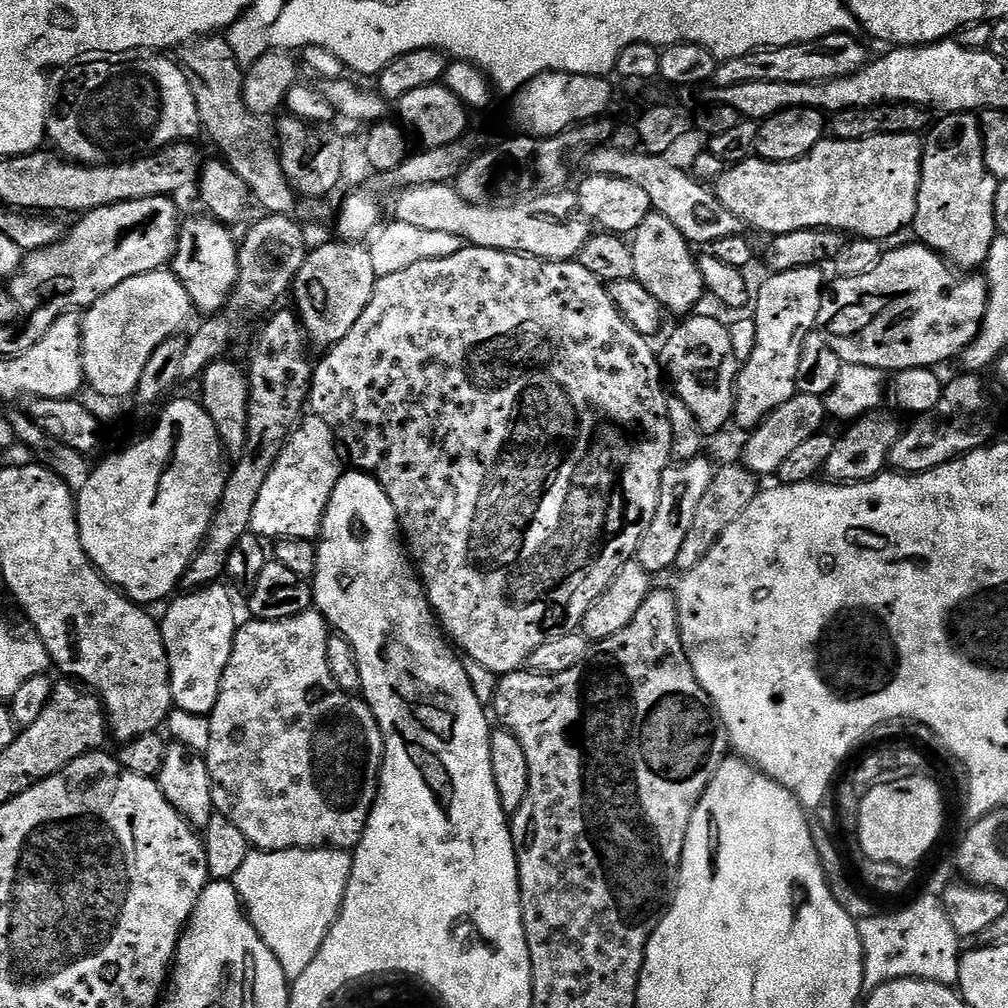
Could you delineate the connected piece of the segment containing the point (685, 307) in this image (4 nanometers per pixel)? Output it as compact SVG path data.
M655 210L649 212L642 222L642 226L636 228L630 243L634 254L634 279L642 286L646 286L646 290L650 290L650 294L654 294L654 298L658 298L661 305L667 306L669 309L672 307L676 312L684 312L680 314L688 314L695 309L692 307L700 299L705 299L706 289L702 282L702 270L697 253L692 253L693 245L684 237L682 230L678 230L678 226L674 226L674 222L670 222L670 218L666 218L661 212Z

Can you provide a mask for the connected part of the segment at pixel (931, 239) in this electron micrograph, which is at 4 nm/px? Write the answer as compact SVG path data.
M971 112L944 114L939 118L941 120L937 122L936 129L934 129L934 124L934 127L927 133L926 139L924 140L922 178L920 179L920 185L918 186L918 206L916 207L916 216L912 219L912 228L914 229L914 233L916 232L915 239L919 241L919 243L925 244L925 246L931 248L933 252L937 252L939 256L943 256L944 259L948 261L949 265L955 266L960 270L980 270L987 265L988 255L992 249L992 244L998 235L998 229L995 222L995 196L998 180L997 177L989 172L986 162L984 161L984 134L981 121Z

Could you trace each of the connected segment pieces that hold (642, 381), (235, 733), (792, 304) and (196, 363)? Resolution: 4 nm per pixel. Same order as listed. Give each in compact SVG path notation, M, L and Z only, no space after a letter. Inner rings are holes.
M462 246L458 254L450 254L450 258L434 258L426 262L417 262L415 266L406 266L406 270L398 270L398 274L386 274L377 279L374 286L374 294L362 310L362 318L354 322L350 334L342 338L334 347L327 349L319 361L315 361L312 369L312 383L310 385L310 408L317 416L321 416L330 426L330 430L336 436L339 447L352 459L351 467L369 476L380 483L382 490L390 498L390 502L396 511L396 517L400 519L400 531L406 541L406 547L411 555L412 563L416 571L424 581L424 591L428 593L428 601L432 604L432 610L436 613L445 633L450 637L451 643L464 656L474 658L474 662L482 662L486 670L503 674L505 672L519 672L527 665L530 654L555 636L561 636L567 632L575 632L580 623L586 618L586 610L602 598L606 586L614 582L618 570L626 566L628 560L636 555L638 542L642 542L642 534L654 522L654 514L658 510L660 501L660 483L662 474L668 469L672 456L672 431L670 430L670 418L668 417L668 396L664 392L664 384L660 381L662 376L662 364L658 359L658 352L651 348L649 337L642 335L614 306L610 298L605 281L598 279L586 266L582 266L576 260L543 260L537 256L527 256L521 252L507 252L506 250L494 250L493 248L473 248Z
M309 610L302 614L294 614L294 618L278 618L277 620L253 620L249 619L248 624L241 623L236 629L236 637L234 638L234 646L230 650L230 662L226 662L226 670L222 674L222 686L218 694L218 702L214 706L214 710L208 716L210 722L210 746L206 753L208 769L210 770L210 782L212 783L212 793L214 794L214 806L219 815L230 818L230 822L234 822L234 826L238 826L238 830L242 830L242 834L246 834L249 845L253 849L262 852L277 852L278 850L290 850L291 848L343 848L345 850L355 849L360 843L362 834L366 830L366 822L368 815L372 813L372 803L376 800L376 792L380 789L380 767L384 764L384 739L380 733L378 722L374 718L371 708L359 695L344 692L340 688L338 682L334 682L334 674L330 674L330 662L326 658L326 646L328 645L328 637L330 635L330 625L324 619L319 610Z
M819 267L795 268L769 275L768 281L760 288L760 293L755 293L754 308L756 304L756 341L754 342L754 354L743 361L740 374L736 377L736 411L734 424L745 430L751 430L761 424L770 413L778 410L790 398L797 396L796 379L798 378L798 362L802 359L802 346L806 338L817 327L820 318L820 303L824 297L826 279Z
M274 215L262 216L241 239L239 254L239 278L232 292L230 308L235 314L219 312L207 317L193 334L187 339L185 359L182 361L181 381L195 381L203 375L205 369L213 361L221 359L227 352L226 348L233 340L240 324L239 316L252 316L271 311L276 303L295 283L295 278L304 265L308 253L306 238L301 226L292 216Z

